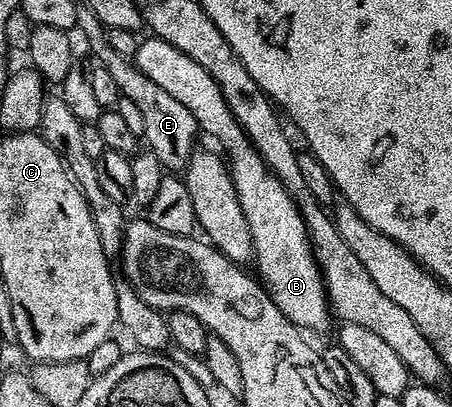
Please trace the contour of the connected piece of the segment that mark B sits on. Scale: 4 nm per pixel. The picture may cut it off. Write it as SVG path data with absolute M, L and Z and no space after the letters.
M153 35L147 38L147 41L145 38L139 44L132 60L141 73L152 79L152 83L164 87L164 91L168 91L176 103L184 103L184 107L192 111L203 134L215 137L222 144L221 152L230 167L232 183L236 187L244 219L248 219L248 231L252 235L254 248L252 261L253 264L258 264L257 276L265 285L272 303L276 303L283 315L303 331L324 328L332 321L332 310L326 299L322 271L314 257L314 247L310 244L310 232L306 229L298 204L264 163L254 144L246 138L246 133L232 115L216 79L212 79L212 75L208 75L208 71L204 71L196 59L188 59L188 55L184 55L184 51L172 43Z

